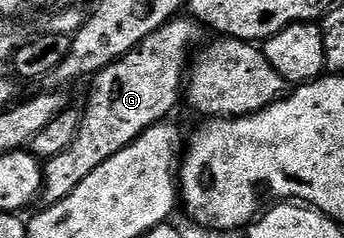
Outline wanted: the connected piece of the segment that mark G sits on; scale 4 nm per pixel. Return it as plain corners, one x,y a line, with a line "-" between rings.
181,18
170,19
159,30
146,37
136,51
130,51
128,55
117,59
111,66
103,68
102,71
92,76
93,88
89,91
89,104
83,107
81,128
75,141
71,141
71,145
67,145
63,153
44,160
43,199
46,199
44,201
46,204
52,205
63,201
63,197
67,197
80,183
87,181
87,177
91,177
91,173
95,173
95,169
99,169
103,161
115,157
115,153
119,153
124,147
134,143
147,128
154,127
156,123
168,120
172,116
169,114
176,109
177,102
179,104
182,102
183,88
187,83
187,68
191,63
189,43
200,44
202,42
200,41
201,31
203,32
202,24
196,19

